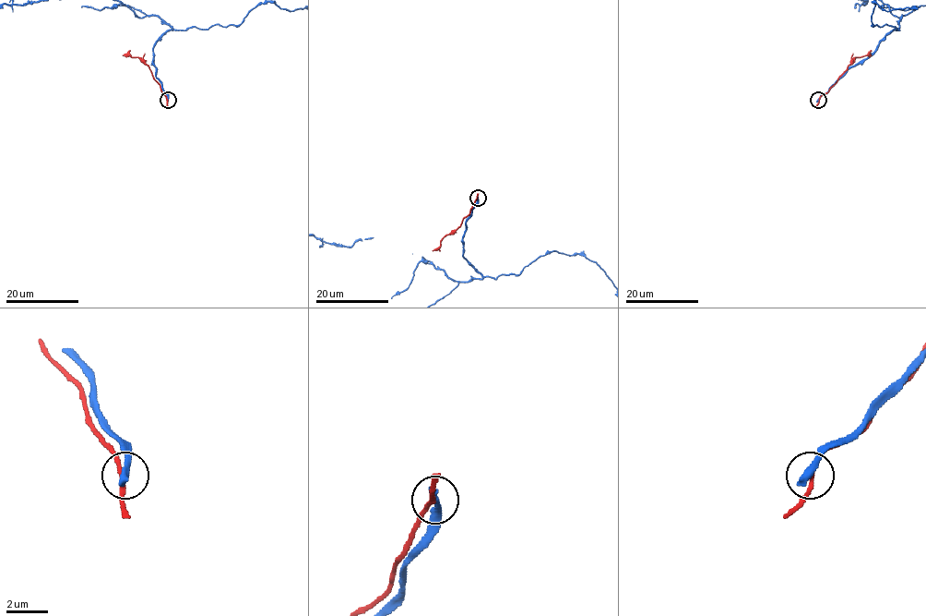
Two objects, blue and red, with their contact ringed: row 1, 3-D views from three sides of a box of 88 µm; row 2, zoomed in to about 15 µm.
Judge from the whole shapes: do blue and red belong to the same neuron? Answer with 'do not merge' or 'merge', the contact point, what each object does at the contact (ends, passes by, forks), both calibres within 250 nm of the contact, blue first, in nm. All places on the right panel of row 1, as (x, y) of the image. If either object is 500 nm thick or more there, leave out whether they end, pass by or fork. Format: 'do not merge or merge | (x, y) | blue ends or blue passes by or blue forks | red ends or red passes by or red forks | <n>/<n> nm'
do not merge | (818, 100) | blue ends | red passes by | 380/190 nm

